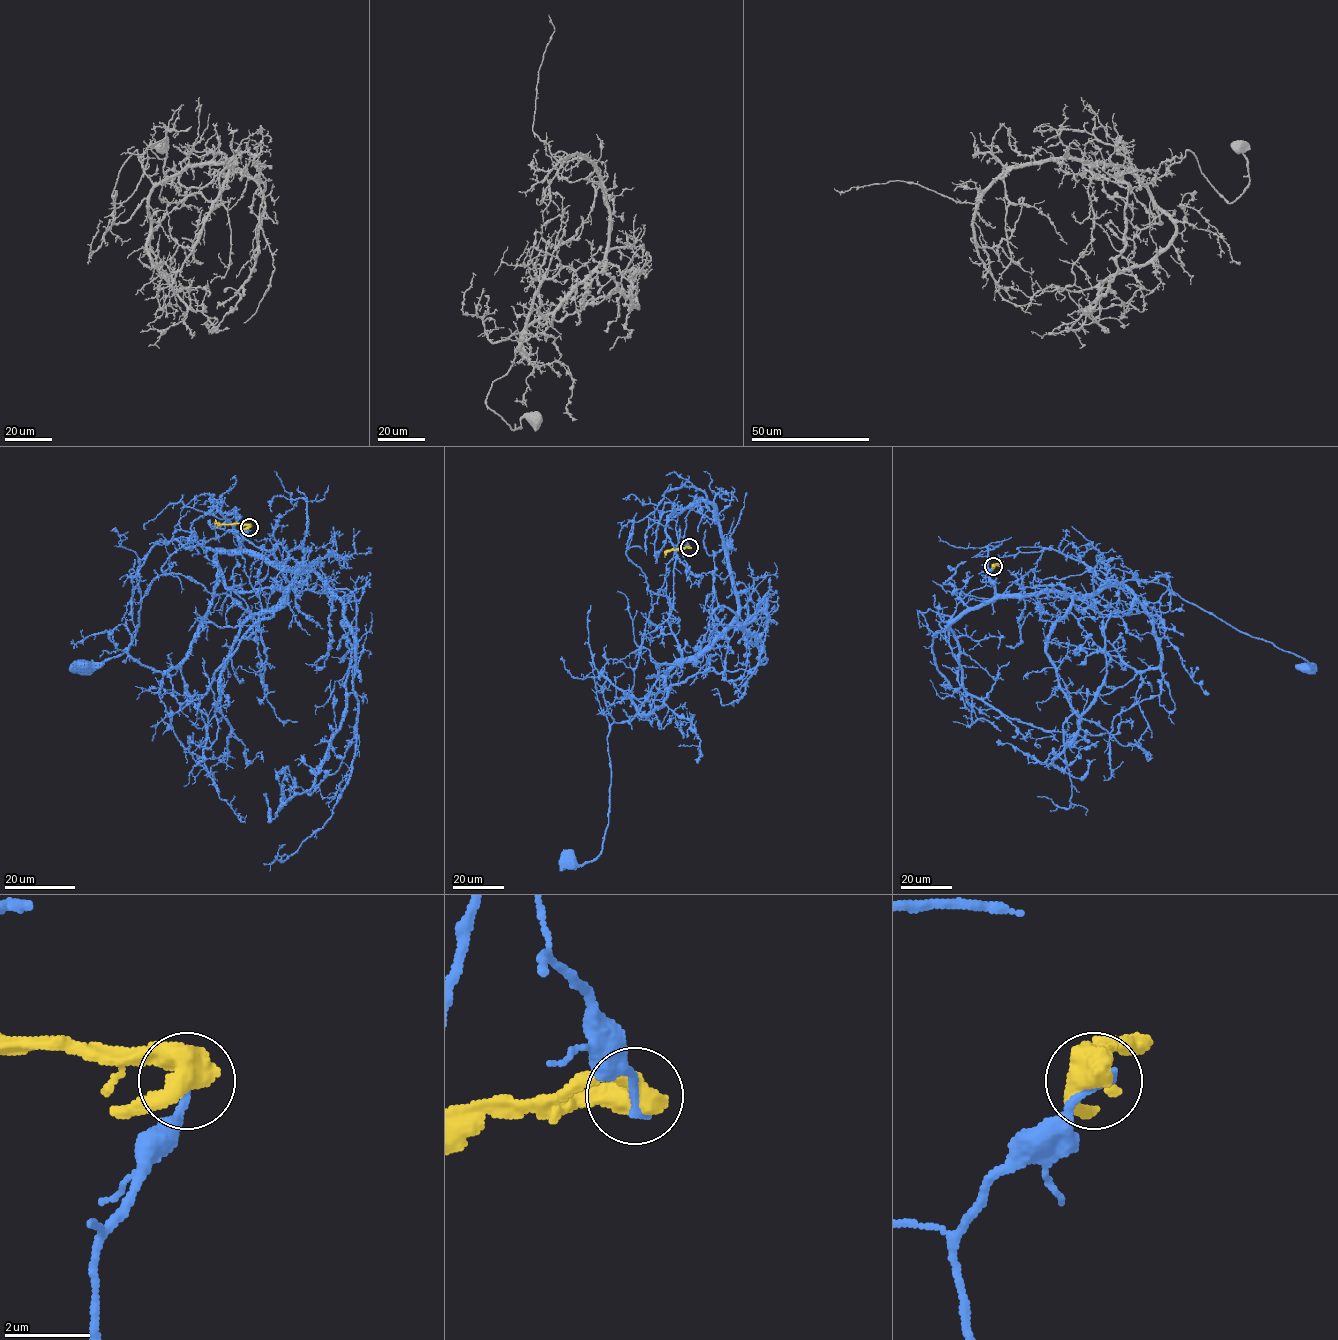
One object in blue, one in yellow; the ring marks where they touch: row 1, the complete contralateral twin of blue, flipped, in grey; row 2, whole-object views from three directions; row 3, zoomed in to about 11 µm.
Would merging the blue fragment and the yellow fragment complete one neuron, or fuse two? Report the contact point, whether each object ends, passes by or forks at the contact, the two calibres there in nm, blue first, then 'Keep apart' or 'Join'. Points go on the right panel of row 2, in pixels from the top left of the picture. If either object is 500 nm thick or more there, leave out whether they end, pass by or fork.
Place: (993, 566). Thickness 200 nm (blue) against 600 nm. Keep apart

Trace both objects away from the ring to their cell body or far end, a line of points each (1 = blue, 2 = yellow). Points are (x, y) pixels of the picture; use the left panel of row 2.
1: (249, 526), (252, 590), (265, 609), (283, 601), (314, 562), (159, 541), (136, 570), (130, 646), (81, 666)
2: (249, 526), (220, 524), (215, 519)

